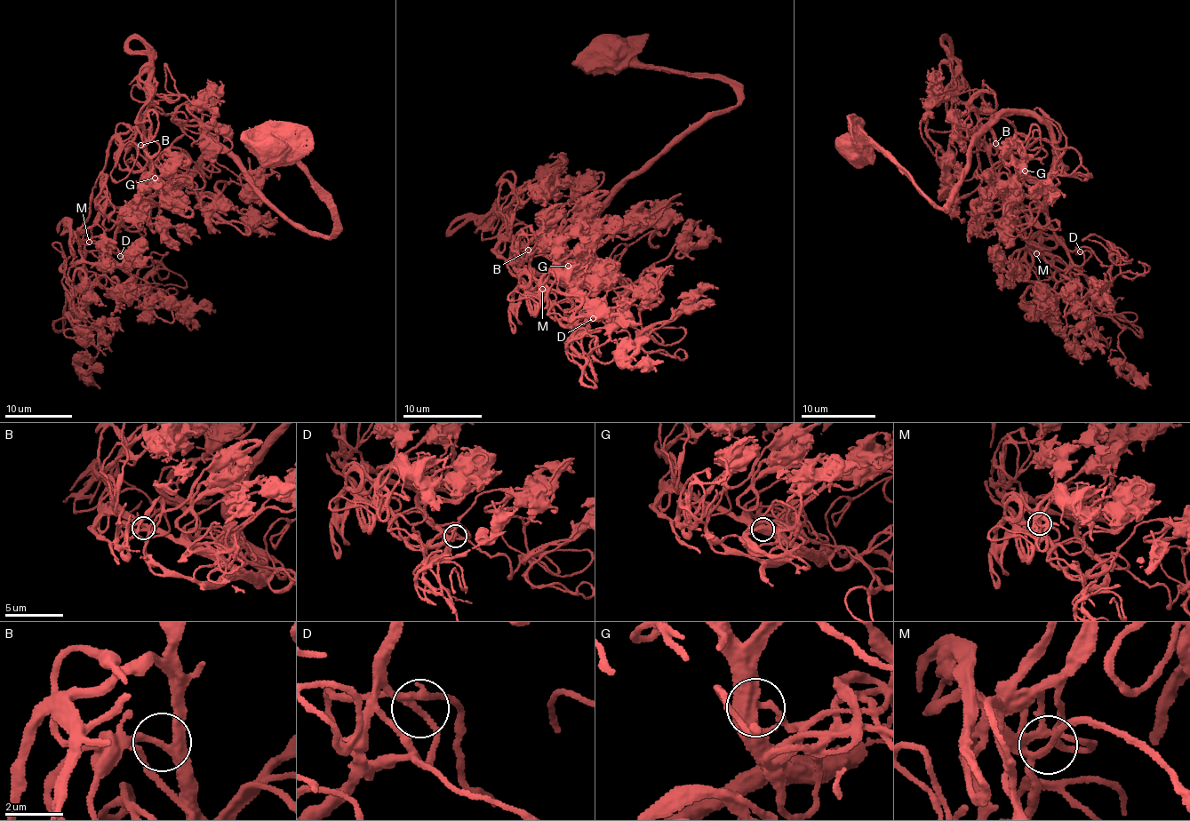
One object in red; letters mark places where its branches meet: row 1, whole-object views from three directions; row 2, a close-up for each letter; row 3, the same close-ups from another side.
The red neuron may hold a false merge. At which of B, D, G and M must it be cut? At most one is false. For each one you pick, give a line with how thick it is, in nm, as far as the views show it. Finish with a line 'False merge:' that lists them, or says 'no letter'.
False merge: no letter

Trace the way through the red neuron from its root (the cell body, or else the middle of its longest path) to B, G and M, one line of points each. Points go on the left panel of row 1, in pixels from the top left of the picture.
B: (272, 151), (304, 169), (328, 237), (271, 205), (208, 133), (197, 163), (169, 148), (150, 163), (140, 145)
G: (272, 151), (304, 169), (328, 237), (271, 205), (208, 133), (175, 188), (155, 179)
M: (272, 151), (304, 169), (328, 237), (271, 205), (206, 133), (195, 169), (126, 209), (107, 204), (89, 242)

